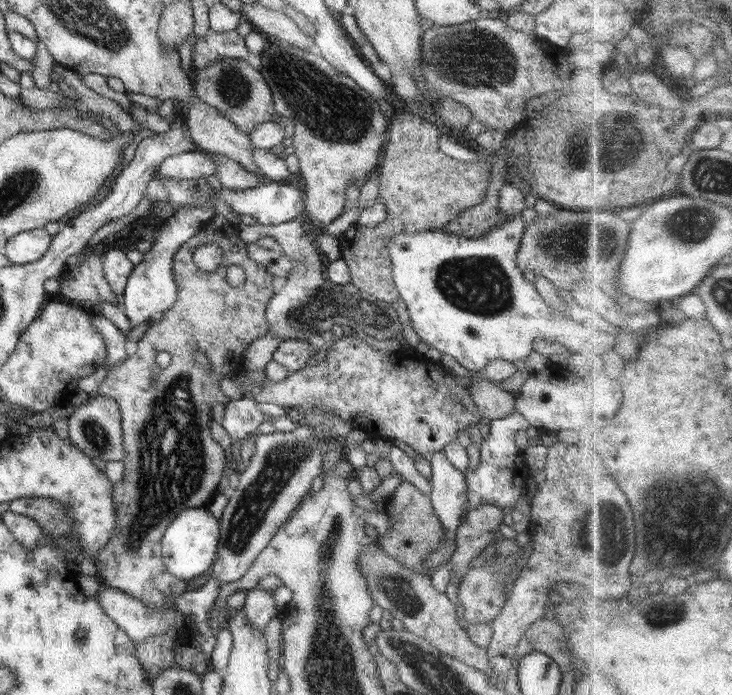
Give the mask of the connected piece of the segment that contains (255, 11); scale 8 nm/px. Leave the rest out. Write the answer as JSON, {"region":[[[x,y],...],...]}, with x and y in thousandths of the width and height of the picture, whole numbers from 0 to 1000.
{"region":[[[355,3],[331,6],[328,17],[329,23],[336,24],[344,33],[347,42],[363,52],[391,58],[399,66],[407,66],[419,73],[432,73],[429,55],[413,46],[404,32],[388,17],[363,12]]]}

